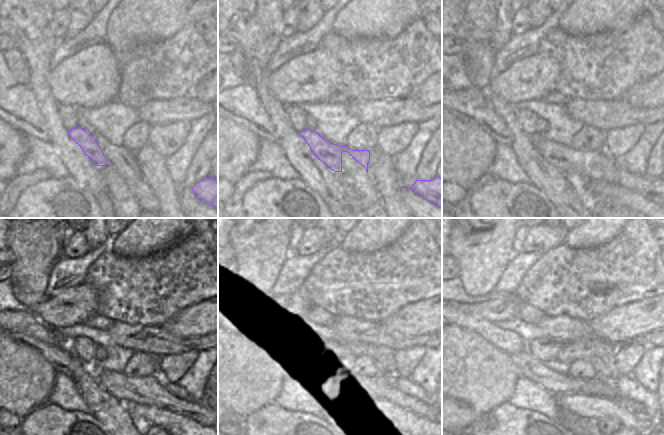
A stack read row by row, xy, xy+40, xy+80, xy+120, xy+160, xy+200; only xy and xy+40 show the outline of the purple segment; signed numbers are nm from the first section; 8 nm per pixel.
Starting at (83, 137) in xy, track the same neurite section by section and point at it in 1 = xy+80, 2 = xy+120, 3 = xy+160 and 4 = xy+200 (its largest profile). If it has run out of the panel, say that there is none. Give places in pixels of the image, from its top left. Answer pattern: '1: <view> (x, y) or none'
1: xy+80 (582, 166)
2: xy+120 (151, 390)
3: xy+160 (379, 389)
4: xy+200 (630, 405)

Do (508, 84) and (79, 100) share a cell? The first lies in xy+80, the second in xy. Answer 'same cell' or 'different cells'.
same cell

